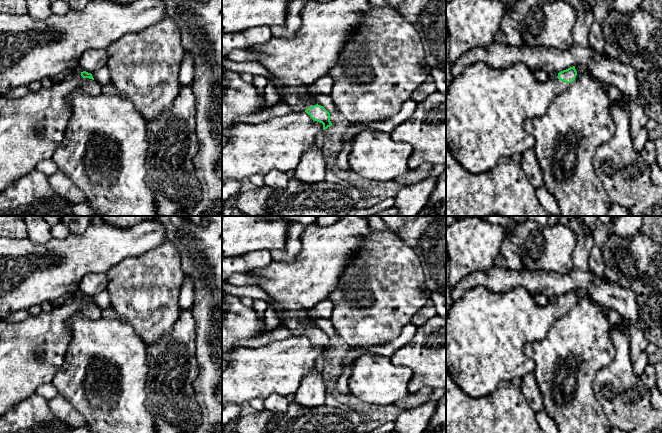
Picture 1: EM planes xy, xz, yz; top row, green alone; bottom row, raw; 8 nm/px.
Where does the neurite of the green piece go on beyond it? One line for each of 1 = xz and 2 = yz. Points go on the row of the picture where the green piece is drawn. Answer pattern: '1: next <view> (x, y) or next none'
1: next xz (295, 64)
2: next yz (486, 108)

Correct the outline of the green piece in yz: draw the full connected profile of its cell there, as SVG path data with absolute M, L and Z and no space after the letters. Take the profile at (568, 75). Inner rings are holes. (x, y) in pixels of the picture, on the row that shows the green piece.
M476 62L465 67L463 72L453 79L446 92L446 146L454 158L469 172L481 174L492 170L501 157L511 157L534 148L535 139L524 129L528 118L541 117L550 102L575 80L575 66L558 73L556 79L539 82L533 72L523 64L516 64L505 69L488 67L483 62Z

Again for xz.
M369 0L305 2L301 11L301 27L292 39L272 37L266 44L246 49L251 52L259 51L262 54L258 62L274 77L269 81L276 87L280 102L288 104L294 111L306 112L314 121L323 124L323 130L332 125L330 113L315 102L315 94L309 92L308 87L319 78L327 76L336 65L348 37L363 23L361 15L371 6Z

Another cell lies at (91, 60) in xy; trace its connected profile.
M89 49L81 55L79 68L88 73L92 73L104 67L106 63L106 49Z

